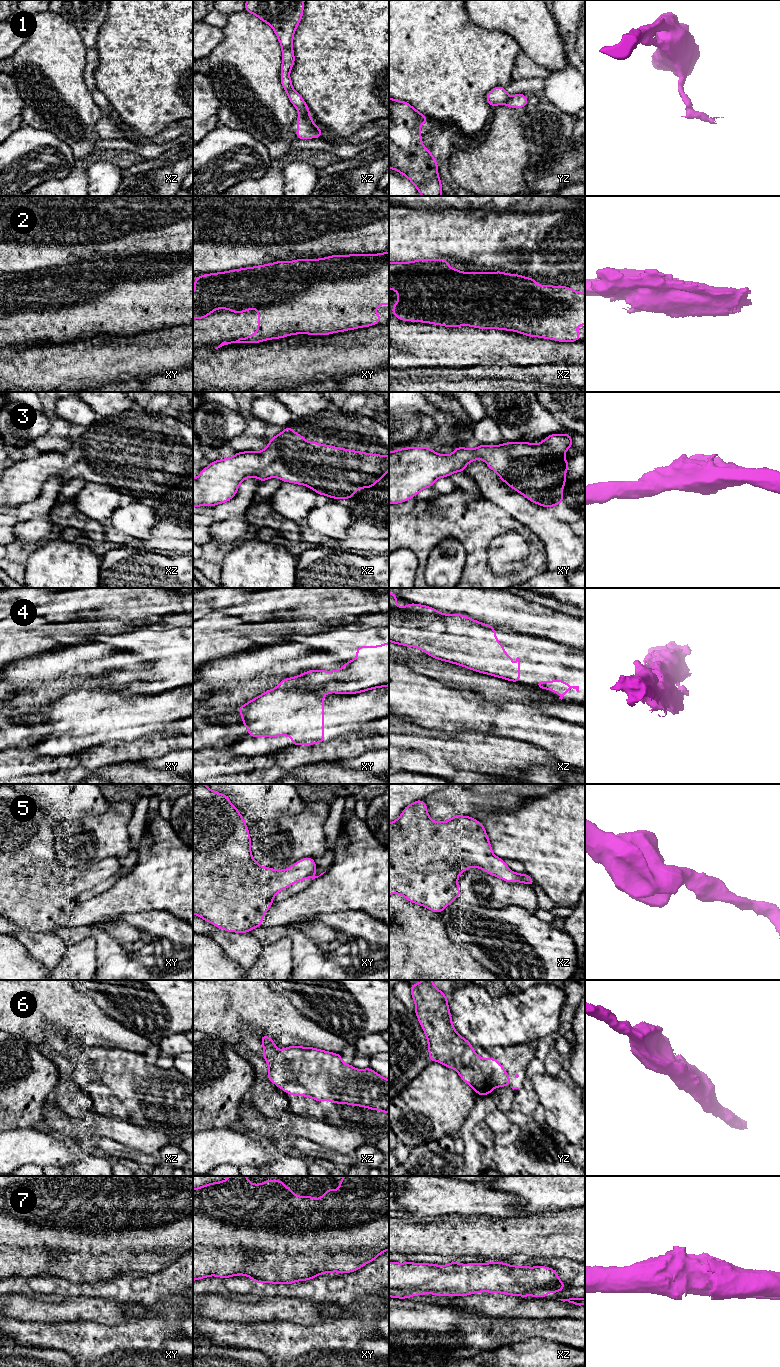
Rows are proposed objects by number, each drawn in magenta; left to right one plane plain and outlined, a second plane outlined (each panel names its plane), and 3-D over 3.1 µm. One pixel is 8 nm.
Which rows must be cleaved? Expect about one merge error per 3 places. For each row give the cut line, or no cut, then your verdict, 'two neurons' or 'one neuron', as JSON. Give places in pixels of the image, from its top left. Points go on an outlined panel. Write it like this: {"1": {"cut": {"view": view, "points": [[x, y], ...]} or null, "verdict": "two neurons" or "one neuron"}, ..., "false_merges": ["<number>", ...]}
{"1": {"cut": {"view": "xz", "points": [[299, 115], [309, 116]]}, "verdict": "two neurons"}, "2": {"cut": null, "verdict": "one neuron"}, "3": {"cut": null, "verdict": "one neuron"}, "4": {"cut": {"view": "xy", "points": [[323, 693], [285, 690], [278, 699], [251, 711], [247, 726]]}, "verdict": "two neurons"}, "5": {"cut": null, "verdict": "one neuron"}, "6": {"cut": null, "verdict": "one neuron"}, "7": {"cut": null, "verdict": "one neuron"}, "false_merges": ["1", "4"]}

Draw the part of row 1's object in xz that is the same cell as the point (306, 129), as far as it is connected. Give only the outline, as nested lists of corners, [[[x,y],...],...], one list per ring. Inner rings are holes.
[[[310,116],[297,118],[297,139],[320,138],[324,133],[318,128]]]

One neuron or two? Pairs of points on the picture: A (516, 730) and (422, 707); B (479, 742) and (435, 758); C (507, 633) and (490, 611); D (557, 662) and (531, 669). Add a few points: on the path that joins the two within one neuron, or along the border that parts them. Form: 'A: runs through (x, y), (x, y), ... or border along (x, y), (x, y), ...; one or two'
A: runs through (493, 718), (466, 710), (449, 710), (445, 708); one
B: runs through (468, 749), (446, 754); one
C: border along (492, 625), (504, 625), (524, 634); two
D: runs through (551, 664), (537, 664); one

